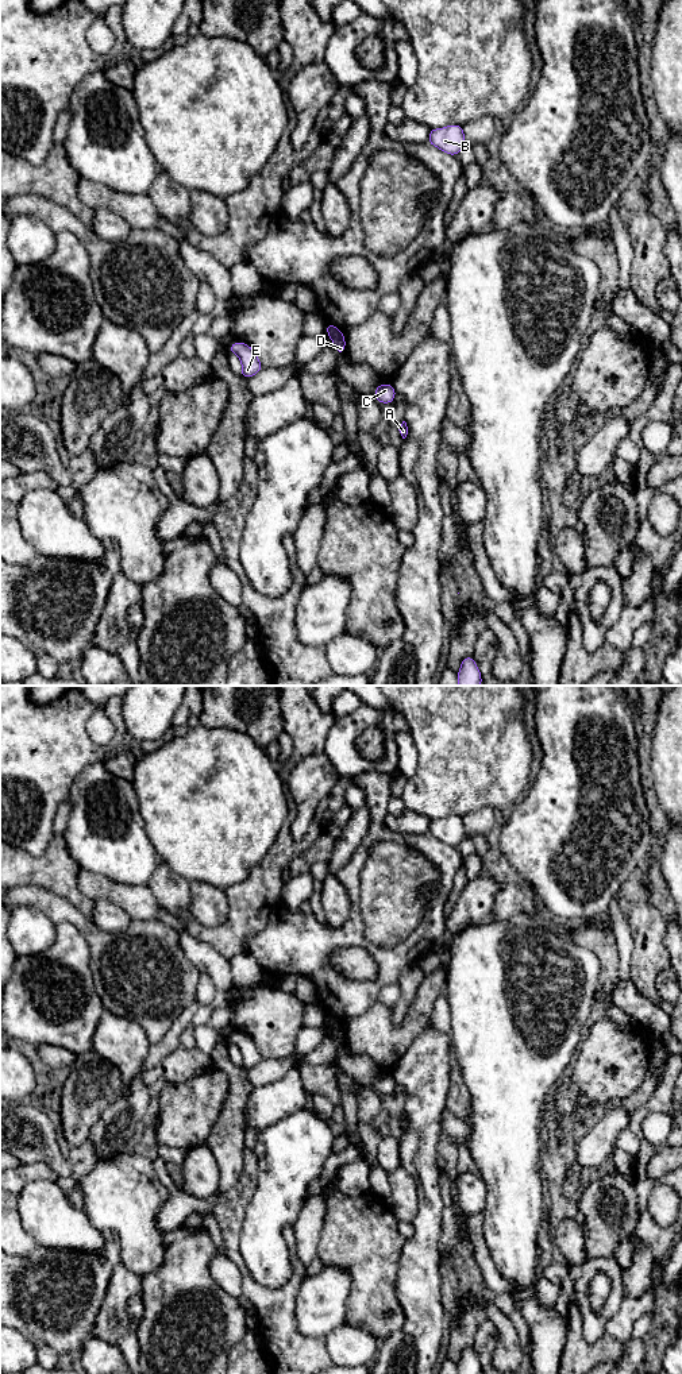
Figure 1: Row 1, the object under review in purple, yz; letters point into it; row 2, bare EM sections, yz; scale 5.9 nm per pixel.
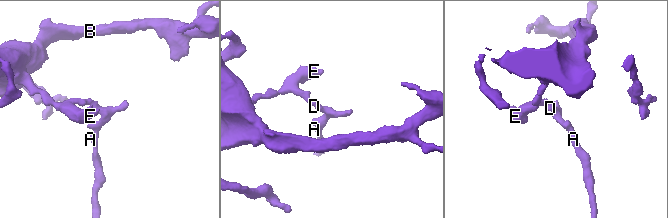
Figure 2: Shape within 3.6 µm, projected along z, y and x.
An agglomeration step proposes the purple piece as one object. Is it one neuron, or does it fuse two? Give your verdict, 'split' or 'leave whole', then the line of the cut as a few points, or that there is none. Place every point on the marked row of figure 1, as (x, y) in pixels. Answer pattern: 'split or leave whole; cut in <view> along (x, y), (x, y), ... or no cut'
split; cut in yz along (339, 331), (331, 338)

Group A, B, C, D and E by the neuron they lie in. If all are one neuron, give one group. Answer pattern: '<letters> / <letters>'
A C D / B E

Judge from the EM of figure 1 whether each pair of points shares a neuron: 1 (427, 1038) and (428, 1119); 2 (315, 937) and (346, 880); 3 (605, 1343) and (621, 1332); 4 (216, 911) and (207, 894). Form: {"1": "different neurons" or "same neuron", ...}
{"1": "same neuron", "2": "same neuron", "3": "different neurons", "4": "same neuron"}

